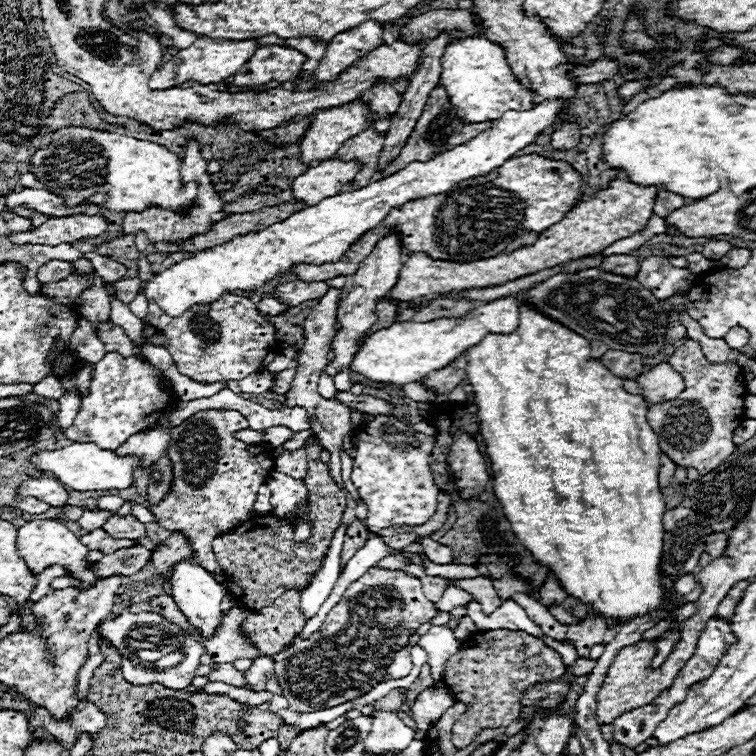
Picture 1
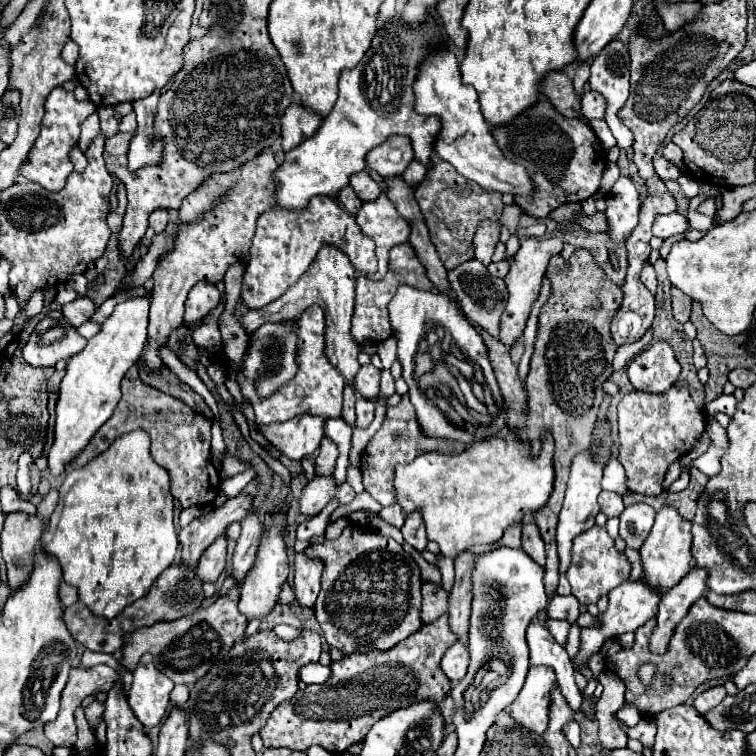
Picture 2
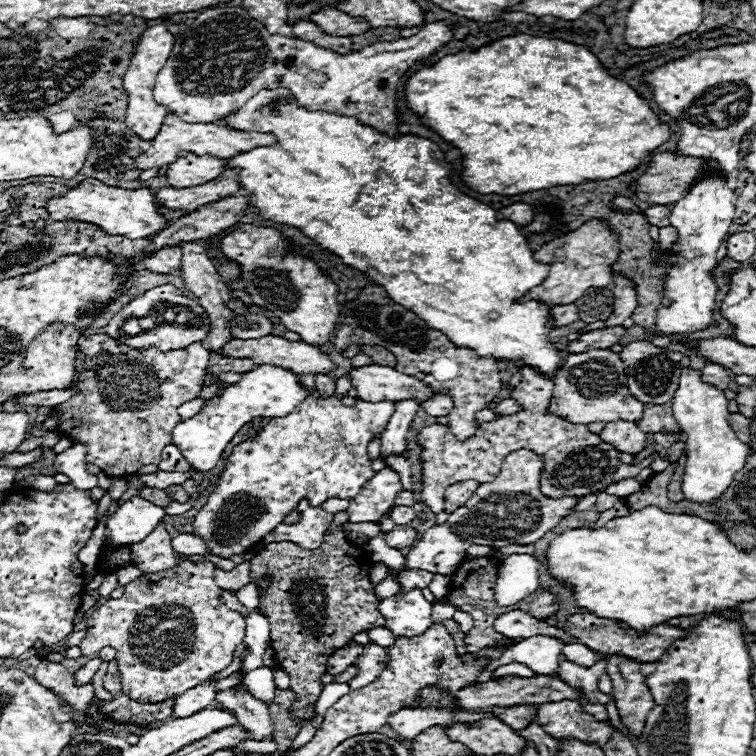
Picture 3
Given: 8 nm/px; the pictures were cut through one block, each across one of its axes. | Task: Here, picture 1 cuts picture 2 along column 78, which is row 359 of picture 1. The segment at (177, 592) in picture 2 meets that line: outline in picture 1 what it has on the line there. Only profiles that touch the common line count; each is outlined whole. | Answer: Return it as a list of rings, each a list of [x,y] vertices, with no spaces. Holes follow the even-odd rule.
[[[608,350],[602,356],[602,362],[618,378],[638,378],[644,372],[644,362],[640,354],[630,354],[622,350]]]

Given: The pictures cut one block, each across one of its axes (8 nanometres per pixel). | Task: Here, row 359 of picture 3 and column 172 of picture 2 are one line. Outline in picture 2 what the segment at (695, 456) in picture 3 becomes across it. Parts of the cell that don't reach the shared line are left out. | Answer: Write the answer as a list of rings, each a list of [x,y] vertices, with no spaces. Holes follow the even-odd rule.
[[[140,662],[132,676],[128,704],[144,728],[150,730],[164,718],[174,684],[158,672],[154,662]]]

